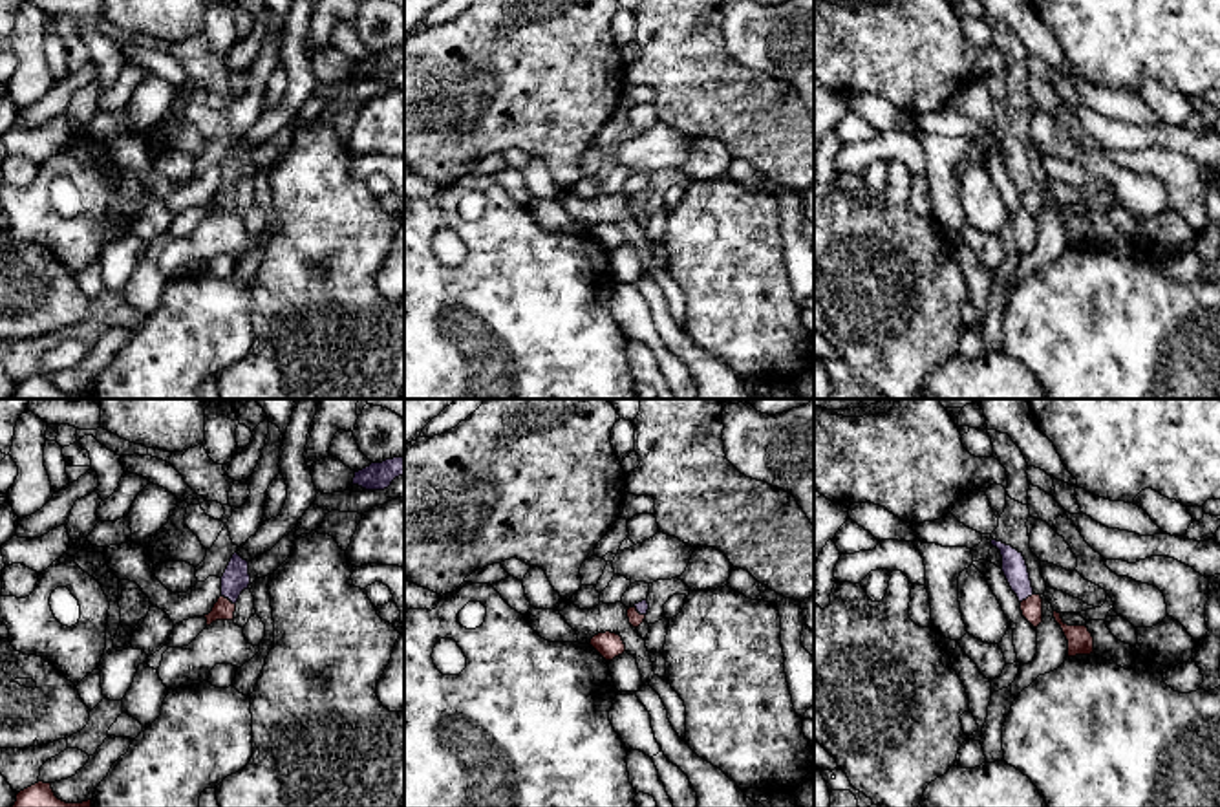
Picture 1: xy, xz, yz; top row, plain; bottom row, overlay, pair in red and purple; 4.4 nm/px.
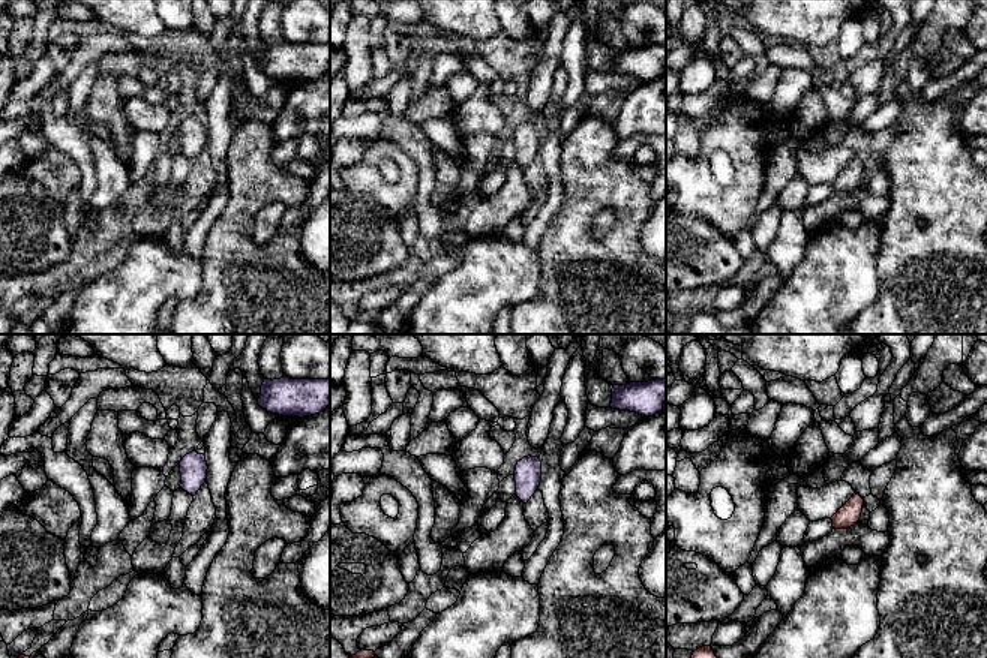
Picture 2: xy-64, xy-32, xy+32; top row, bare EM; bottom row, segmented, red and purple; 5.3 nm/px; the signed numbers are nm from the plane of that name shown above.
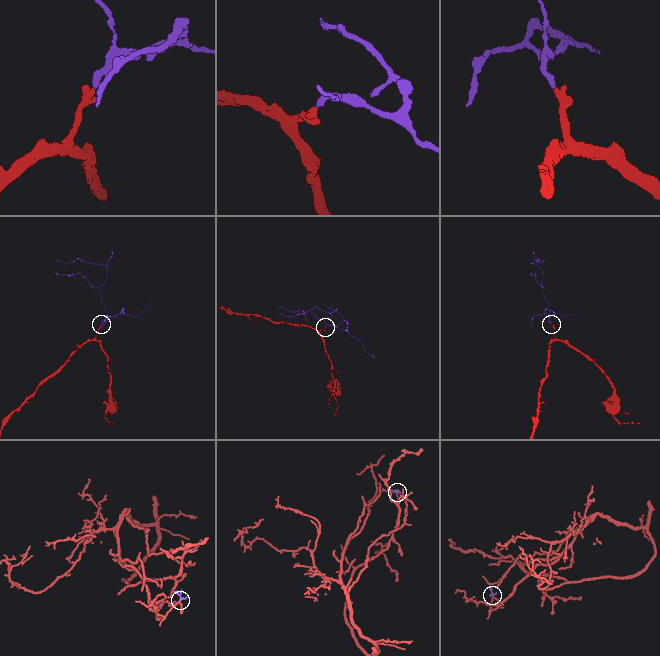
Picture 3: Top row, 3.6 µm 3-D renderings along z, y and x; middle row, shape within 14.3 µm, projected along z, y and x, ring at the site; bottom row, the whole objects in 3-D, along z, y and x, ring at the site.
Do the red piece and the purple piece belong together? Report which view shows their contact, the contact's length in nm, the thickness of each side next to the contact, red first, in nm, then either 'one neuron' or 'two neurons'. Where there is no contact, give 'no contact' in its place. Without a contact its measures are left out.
meets red in xy; contact 80 nm long; 100 nm thick on the red side, 120 nm on the other; one neuron

